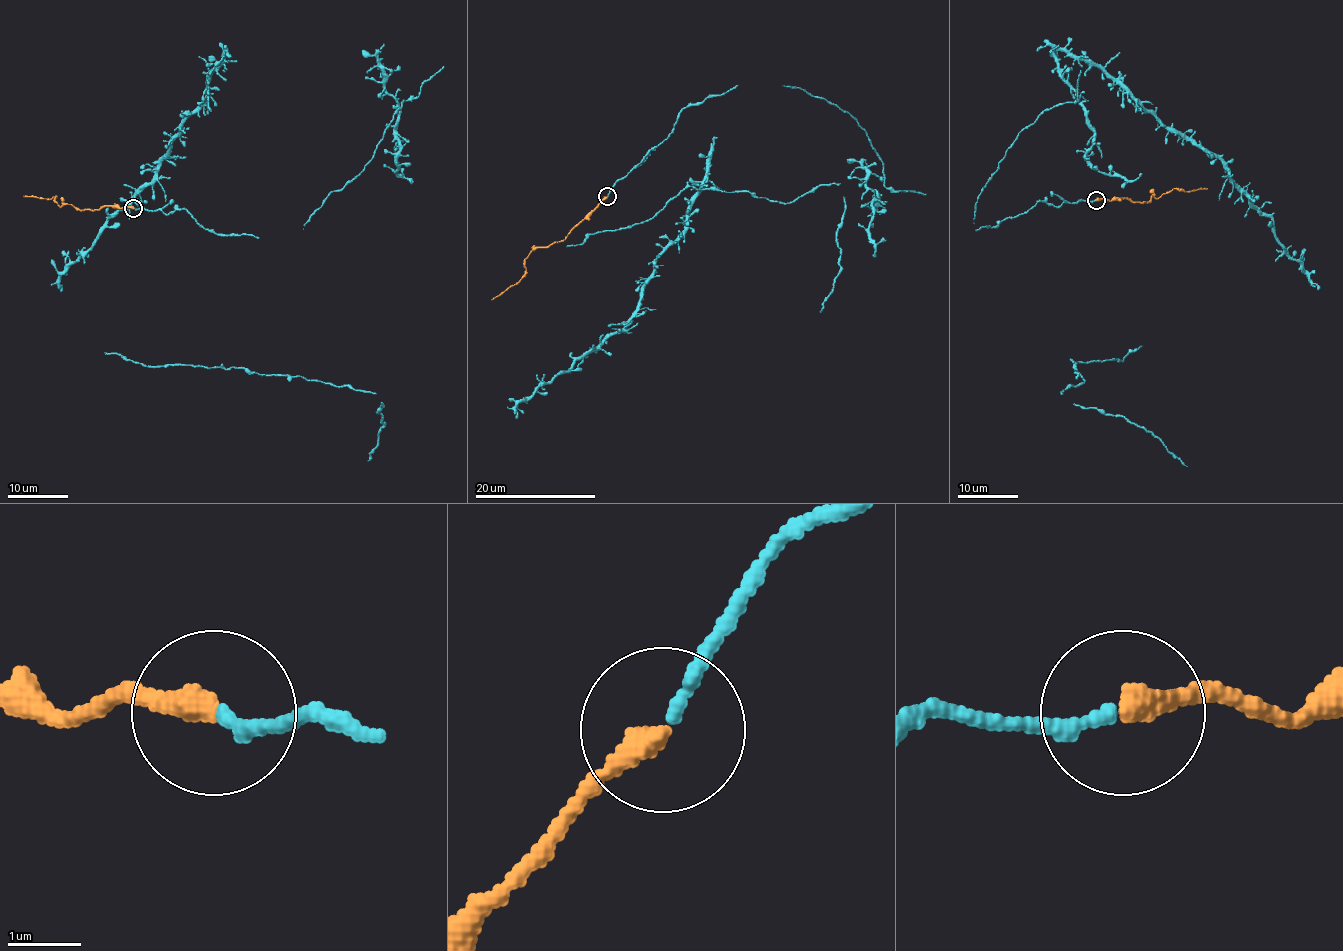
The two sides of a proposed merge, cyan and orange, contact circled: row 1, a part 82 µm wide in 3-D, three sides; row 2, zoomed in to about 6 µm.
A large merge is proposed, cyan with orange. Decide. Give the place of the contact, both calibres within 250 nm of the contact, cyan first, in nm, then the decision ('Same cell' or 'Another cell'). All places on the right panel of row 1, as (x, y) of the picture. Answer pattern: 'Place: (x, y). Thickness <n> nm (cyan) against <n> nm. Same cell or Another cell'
Place: (1096, 200). Thickness 190 nm (cyan) against 340 nm. Same cell

